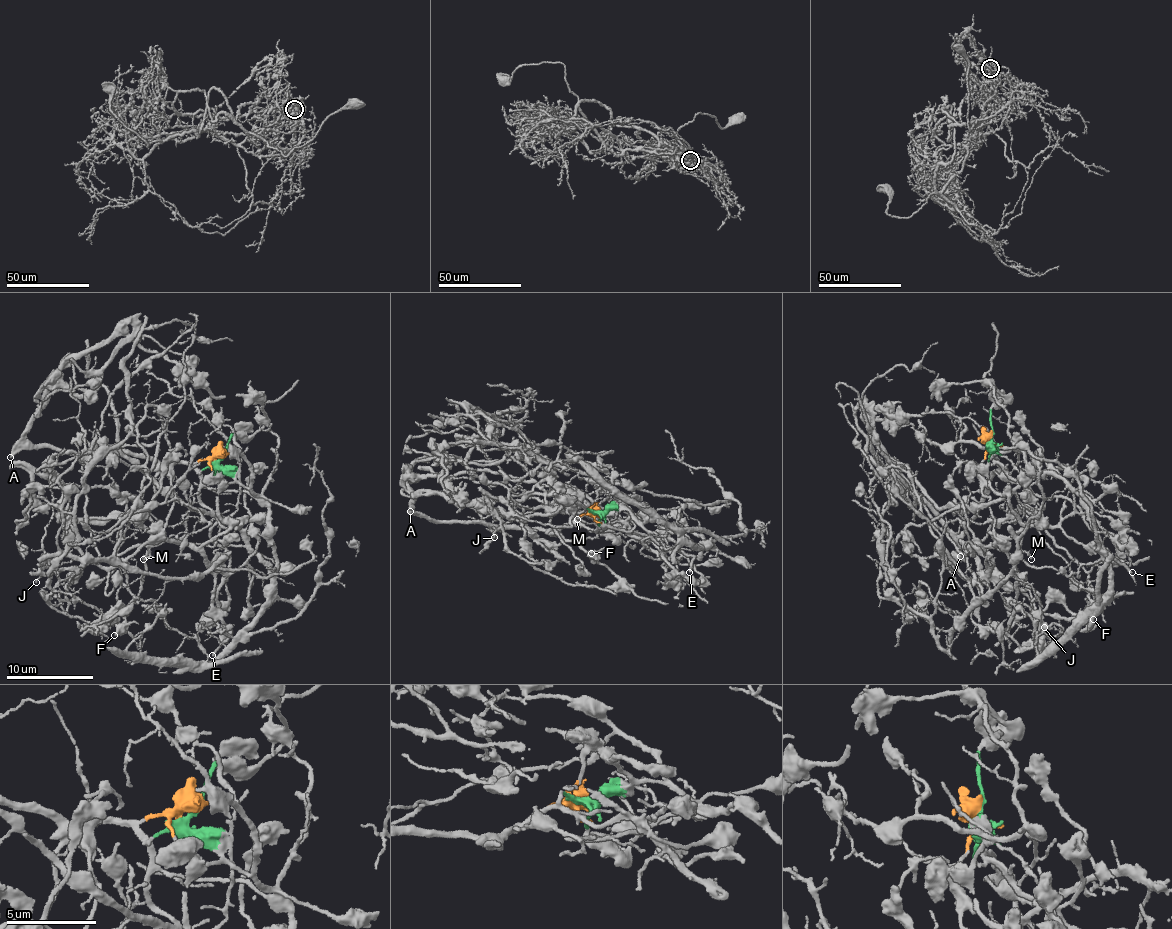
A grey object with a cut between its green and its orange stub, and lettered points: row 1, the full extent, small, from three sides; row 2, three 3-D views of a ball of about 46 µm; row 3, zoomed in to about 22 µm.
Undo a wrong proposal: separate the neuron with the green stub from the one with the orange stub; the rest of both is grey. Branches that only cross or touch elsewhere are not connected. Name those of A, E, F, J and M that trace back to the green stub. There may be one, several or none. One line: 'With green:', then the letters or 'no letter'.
With green: E, J, M

